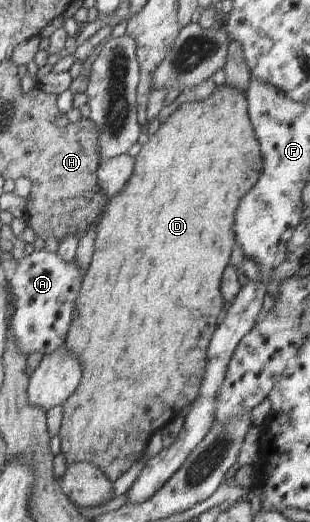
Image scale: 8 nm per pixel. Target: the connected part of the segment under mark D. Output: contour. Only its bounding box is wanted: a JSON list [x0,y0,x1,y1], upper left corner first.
[59,84,264,479]

